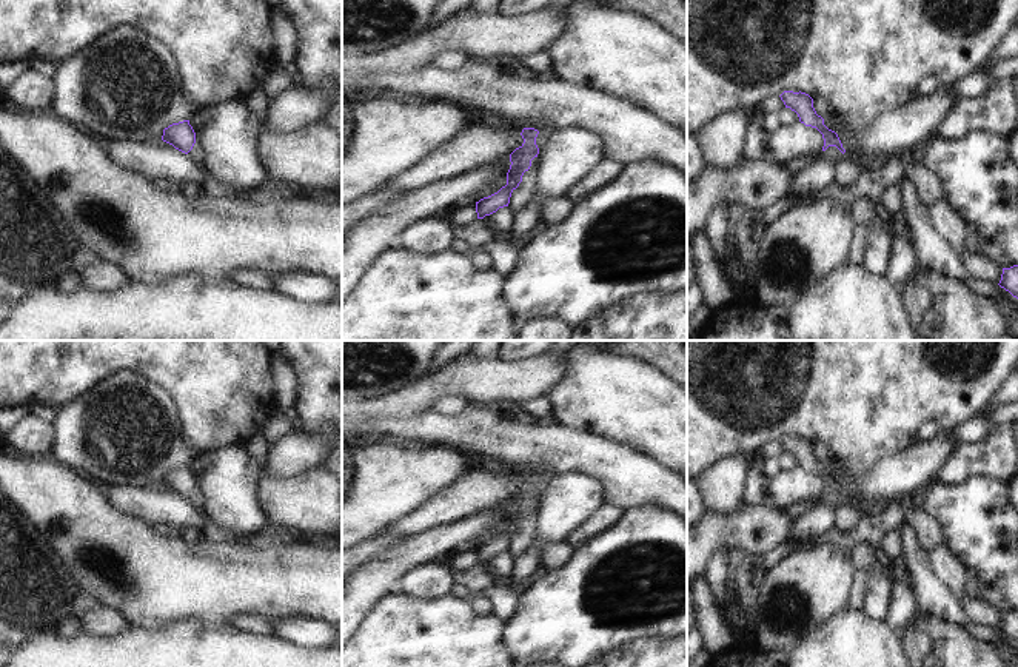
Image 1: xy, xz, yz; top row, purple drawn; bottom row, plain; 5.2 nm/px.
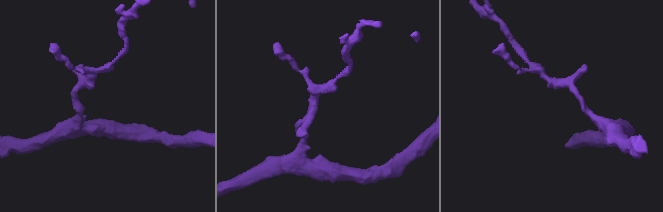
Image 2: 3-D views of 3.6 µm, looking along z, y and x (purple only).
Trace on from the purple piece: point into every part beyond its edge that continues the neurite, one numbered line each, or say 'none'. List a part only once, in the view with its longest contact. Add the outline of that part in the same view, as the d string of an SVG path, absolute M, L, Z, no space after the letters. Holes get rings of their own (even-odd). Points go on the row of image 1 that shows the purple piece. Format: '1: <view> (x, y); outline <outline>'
1: yz (832, 153); outline M829 146L825 151L821 151L816 156L796 157L787 165L789 173L792 177L795 177L821 159L838 163L839 160L842 160L842 153L836 146Z

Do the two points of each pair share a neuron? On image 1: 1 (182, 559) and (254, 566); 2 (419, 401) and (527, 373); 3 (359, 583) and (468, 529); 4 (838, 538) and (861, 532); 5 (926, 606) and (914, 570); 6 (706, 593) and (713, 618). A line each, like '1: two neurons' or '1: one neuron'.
1: one neuron
2: one neuron
3: one neuron
4: one neuron
5: one neuron
6: one neuron

